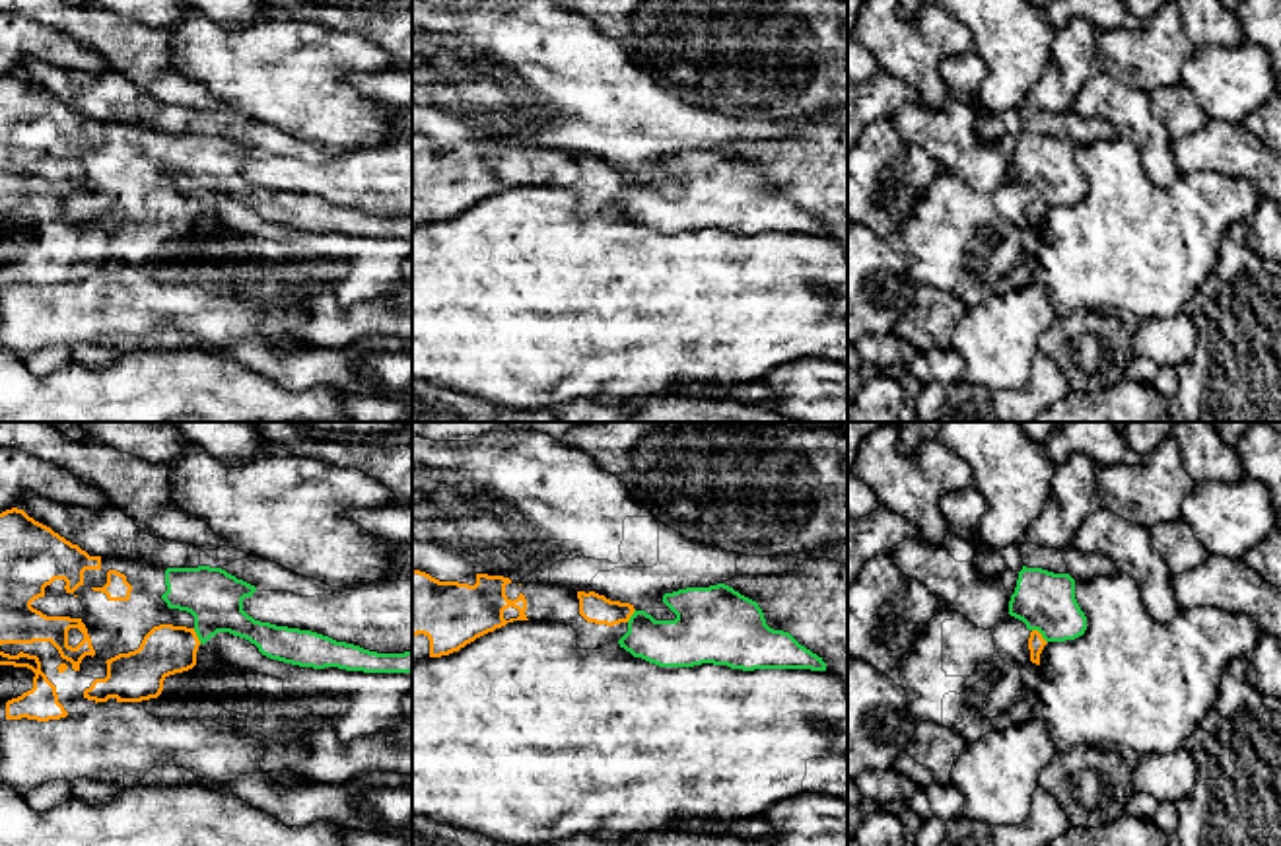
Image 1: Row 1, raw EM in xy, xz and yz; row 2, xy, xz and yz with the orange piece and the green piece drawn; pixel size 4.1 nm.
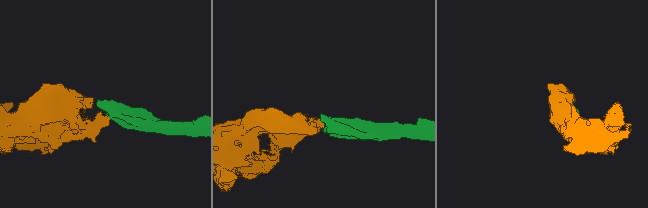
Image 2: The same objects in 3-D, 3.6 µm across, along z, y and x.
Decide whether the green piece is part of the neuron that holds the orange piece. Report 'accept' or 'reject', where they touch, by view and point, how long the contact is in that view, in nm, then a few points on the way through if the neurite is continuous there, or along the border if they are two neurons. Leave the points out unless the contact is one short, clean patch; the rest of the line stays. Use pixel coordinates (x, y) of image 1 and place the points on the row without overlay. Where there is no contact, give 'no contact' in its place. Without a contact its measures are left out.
accept | yz (1040, 199) | 90 nm | across yz (1037, 207), (1040, 199), (1044, 166)

